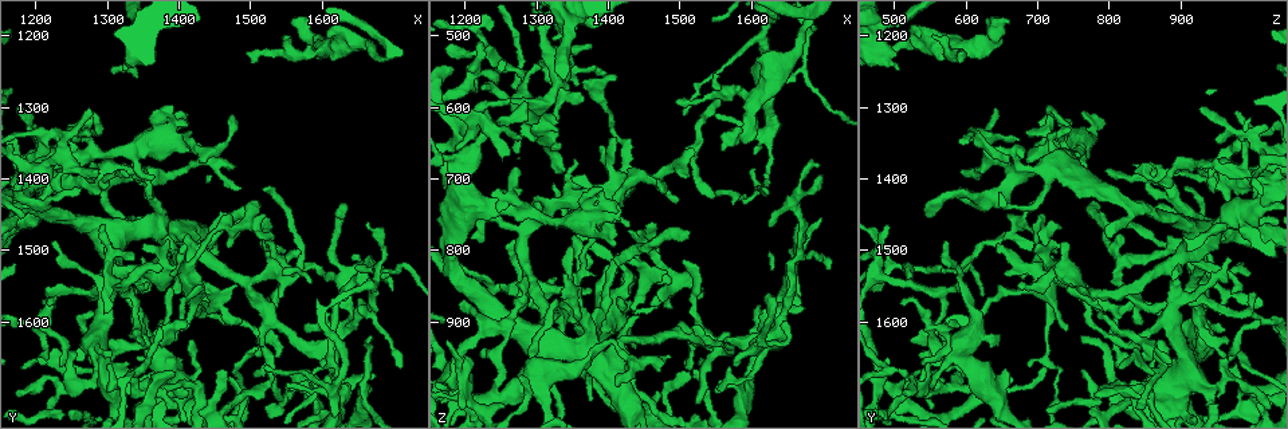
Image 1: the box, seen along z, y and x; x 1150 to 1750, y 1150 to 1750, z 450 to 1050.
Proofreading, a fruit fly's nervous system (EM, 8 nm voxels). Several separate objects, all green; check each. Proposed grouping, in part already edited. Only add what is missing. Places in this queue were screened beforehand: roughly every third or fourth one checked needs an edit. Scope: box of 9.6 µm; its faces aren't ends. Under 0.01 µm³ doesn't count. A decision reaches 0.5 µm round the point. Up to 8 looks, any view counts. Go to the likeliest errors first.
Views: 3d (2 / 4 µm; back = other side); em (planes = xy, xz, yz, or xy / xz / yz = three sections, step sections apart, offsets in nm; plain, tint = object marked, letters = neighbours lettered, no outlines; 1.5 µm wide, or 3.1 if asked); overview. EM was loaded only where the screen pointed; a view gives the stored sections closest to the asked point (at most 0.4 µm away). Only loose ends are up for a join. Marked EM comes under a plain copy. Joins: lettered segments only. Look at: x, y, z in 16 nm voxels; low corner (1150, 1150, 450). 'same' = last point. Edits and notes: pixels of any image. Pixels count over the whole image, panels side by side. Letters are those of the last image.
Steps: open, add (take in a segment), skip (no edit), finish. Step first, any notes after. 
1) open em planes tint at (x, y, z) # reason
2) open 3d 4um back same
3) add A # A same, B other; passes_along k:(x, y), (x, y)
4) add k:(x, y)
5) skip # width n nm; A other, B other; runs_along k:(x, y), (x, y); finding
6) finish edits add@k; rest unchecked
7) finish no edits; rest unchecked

open em planes tint at (1545, 1205, 555)

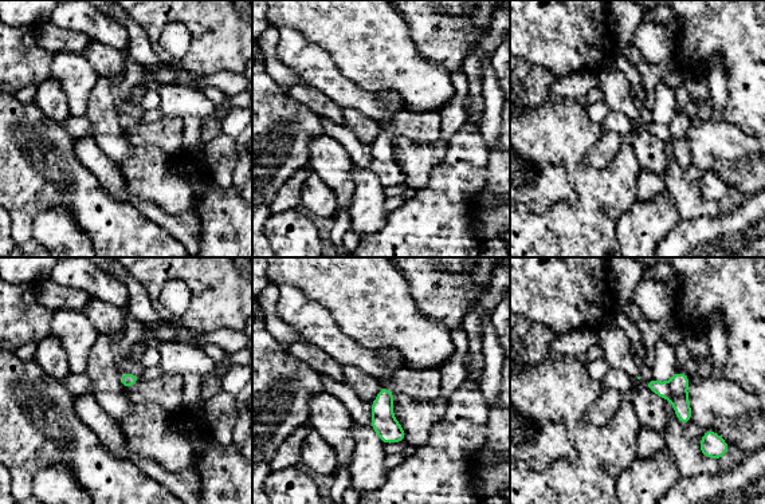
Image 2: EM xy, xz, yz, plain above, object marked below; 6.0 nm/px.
open em planes letters same

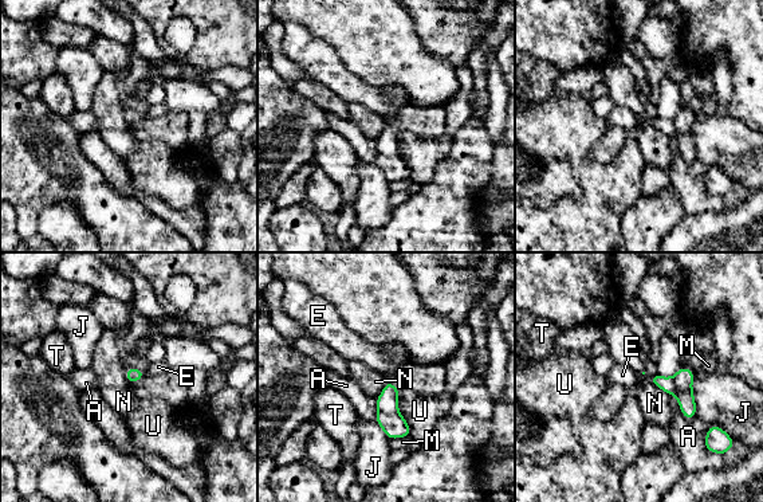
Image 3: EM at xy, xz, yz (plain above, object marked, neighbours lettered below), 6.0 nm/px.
skip # A other, E other, J other, M other, N other, T other, U other; border 3:(648, 377), (668, 395); none of them fits

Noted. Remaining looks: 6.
open em planes letters at (1215, 1570, 515) # tapers out

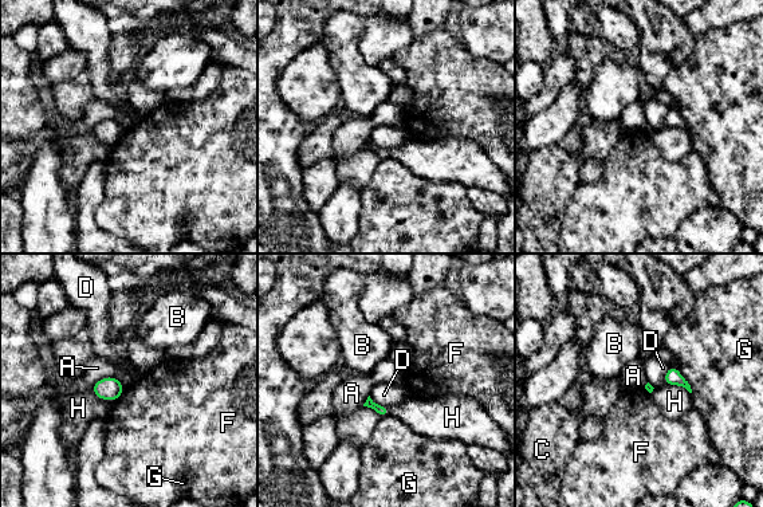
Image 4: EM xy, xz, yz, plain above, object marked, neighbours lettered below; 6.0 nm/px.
skip # A other, B other, C other, D other, F other, G other, H other; border 4:(93, 384), (114, 377), (124, 386); none of them fits

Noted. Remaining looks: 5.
open em yz step 8 letters at (1325, 1395, 865) # an open end

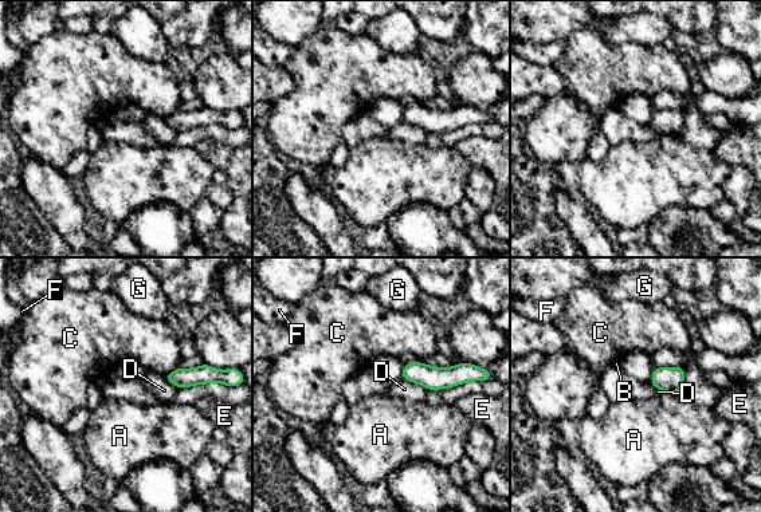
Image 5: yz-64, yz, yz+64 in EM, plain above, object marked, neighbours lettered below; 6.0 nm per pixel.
skip # A other, B other, C other, D other, E other, F other, G other; border 5:(401, 378), (416, 382), (427, 389); none of them fits

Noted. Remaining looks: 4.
finish no edits; rest unchecked

